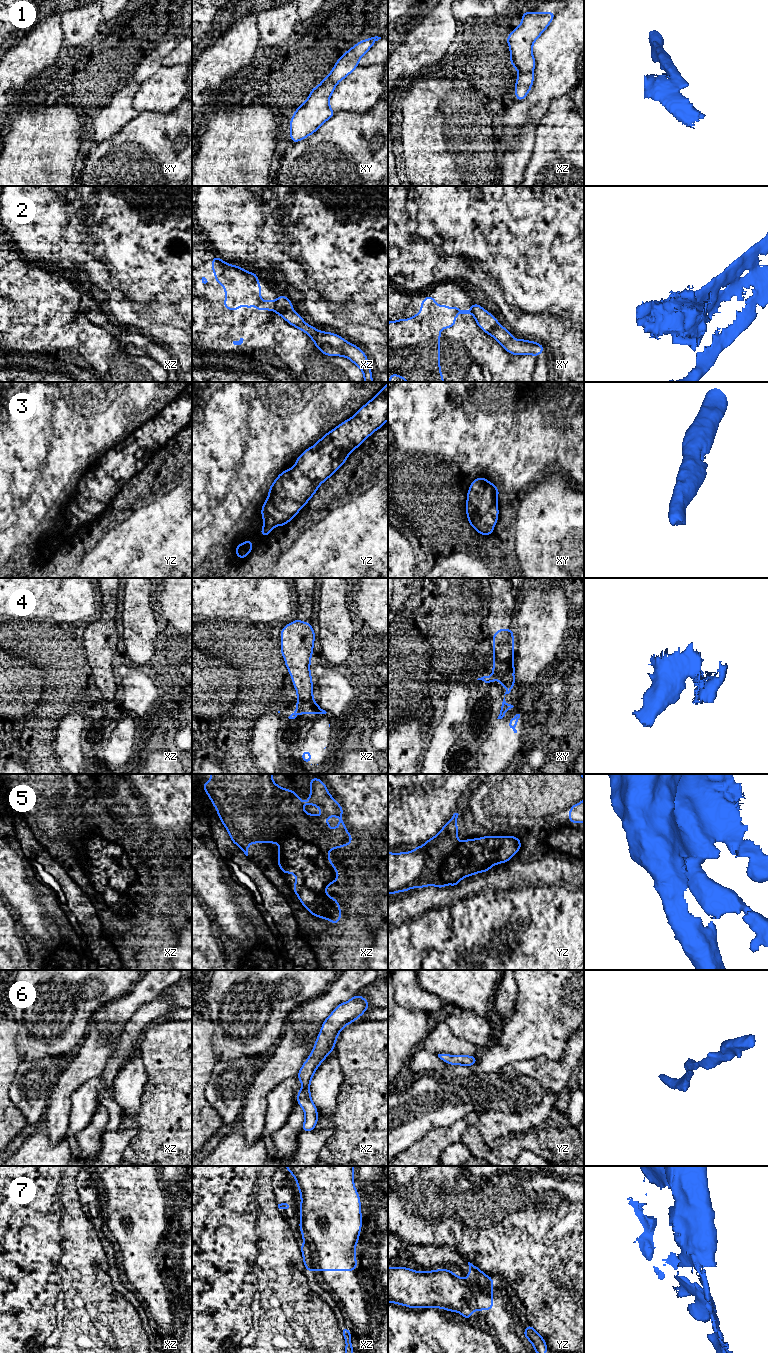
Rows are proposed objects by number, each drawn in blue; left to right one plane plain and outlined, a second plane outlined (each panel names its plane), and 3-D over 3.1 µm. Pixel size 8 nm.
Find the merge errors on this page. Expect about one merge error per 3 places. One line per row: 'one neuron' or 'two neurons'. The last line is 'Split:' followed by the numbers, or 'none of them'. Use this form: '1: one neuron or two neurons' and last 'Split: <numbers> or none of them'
1: two neurons
2: two neurons
3: one neuron
4: two neurons
5: two neurons
6: one neuron
7: two neurons
Split: 1, 2, 4, 5, 7

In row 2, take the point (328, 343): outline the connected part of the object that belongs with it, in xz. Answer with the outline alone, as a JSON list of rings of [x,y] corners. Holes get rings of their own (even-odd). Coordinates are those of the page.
[[[284,295],[277,297],[274,311],[278,315],[282,316],[290,325],[307,333],[323,354],[347,357],[363,371],[364,382],[373,381],[370,364],[365,353],[361,349],[334,333],[321,332],[306,324],[302,316],[292,309],[293,305],[288,297]]]

